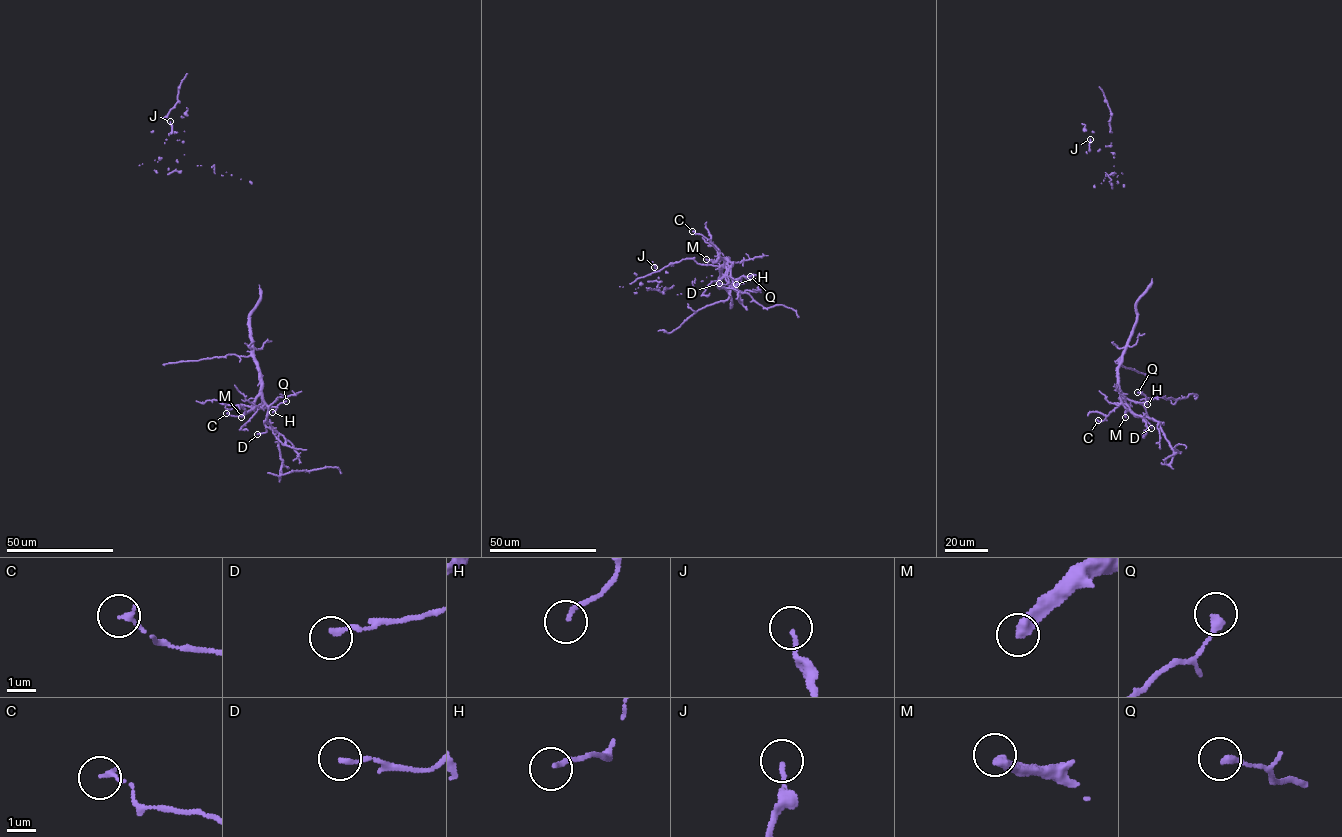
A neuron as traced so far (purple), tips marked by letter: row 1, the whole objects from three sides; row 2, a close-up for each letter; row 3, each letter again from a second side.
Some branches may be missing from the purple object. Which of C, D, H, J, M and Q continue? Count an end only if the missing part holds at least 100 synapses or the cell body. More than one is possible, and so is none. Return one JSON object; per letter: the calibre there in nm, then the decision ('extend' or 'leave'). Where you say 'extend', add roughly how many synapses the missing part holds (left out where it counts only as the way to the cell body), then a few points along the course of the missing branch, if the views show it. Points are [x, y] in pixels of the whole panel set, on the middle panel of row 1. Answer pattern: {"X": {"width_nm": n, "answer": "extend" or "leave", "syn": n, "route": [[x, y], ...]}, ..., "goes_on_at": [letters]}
{"C": {"width_nm": 170, "answer": "leave"}, "D": {"width_nm": 170, "answer": "leave"}, "H": {"width_nm": 150, "answer": "leave"}, "J": {"width_nm": 130, "answer": "leave"}, "M": {"width_nm": 400, "answer": "extend", "syn": 110, "route": [[706, 259], [689, 265], [664, 298], [645, 332], [637, 364], [608, 324], [589, 314]]}, "Q": {"width_nm": 240, "answer": "leave"}, "goes_on_at": ["M"]}

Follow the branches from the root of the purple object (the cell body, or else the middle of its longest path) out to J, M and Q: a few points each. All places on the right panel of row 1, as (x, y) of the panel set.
J: (1137, 312), (1138, 299), (1152, 278), (1110, 147), (1091, 142), (1090, 139)
M: (1137, 312), (1137, 322), (1118, 369), (1118, 389), (1126, 409), (1125, 417)
Q: (1137, 312), (1137, 322), (1118, 369), (1121, 394), (1125, 398), (1140, 402), (1149, 398), (1137, 392)

